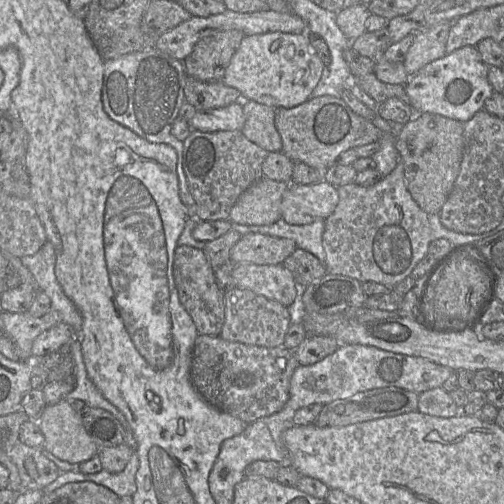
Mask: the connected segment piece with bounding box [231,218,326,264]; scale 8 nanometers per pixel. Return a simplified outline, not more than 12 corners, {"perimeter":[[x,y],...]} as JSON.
{"perimeter":[[280,218],[268,225],[231,222],[241,235],[259,231],[288,238],[324,264],[325,219],[293,225]]}

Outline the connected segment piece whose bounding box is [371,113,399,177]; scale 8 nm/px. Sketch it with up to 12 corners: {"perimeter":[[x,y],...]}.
{"perimeter":[[377,113],[372,122],[382,131],[371,158],[385,177],[399,162],[392,124]]}

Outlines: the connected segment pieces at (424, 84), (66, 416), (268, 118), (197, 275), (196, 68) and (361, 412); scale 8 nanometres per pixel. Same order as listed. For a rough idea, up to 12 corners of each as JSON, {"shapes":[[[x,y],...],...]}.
{"shapes":[[[476,46],[421,68],[405,85],[416,113],[462,123],[493,93]],[[67,398],[38,423],[44,450],[79,465],[98,455]],[[242,100],[245,137],[282,152],[275,108]],[[176,247],[179,300],[199,334],[217,336],[225,293],[202,249]],[[218,31],[184,59],[188,76],[220,81],[245,34]],[[375,388],[323,405],[313,424],[346,426],[418,411],[417,393]]]}

